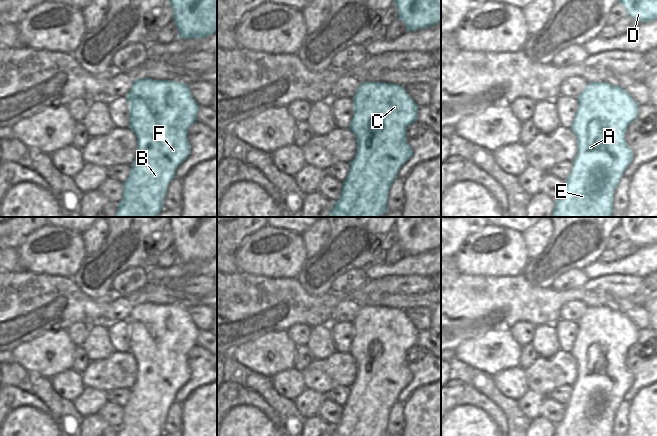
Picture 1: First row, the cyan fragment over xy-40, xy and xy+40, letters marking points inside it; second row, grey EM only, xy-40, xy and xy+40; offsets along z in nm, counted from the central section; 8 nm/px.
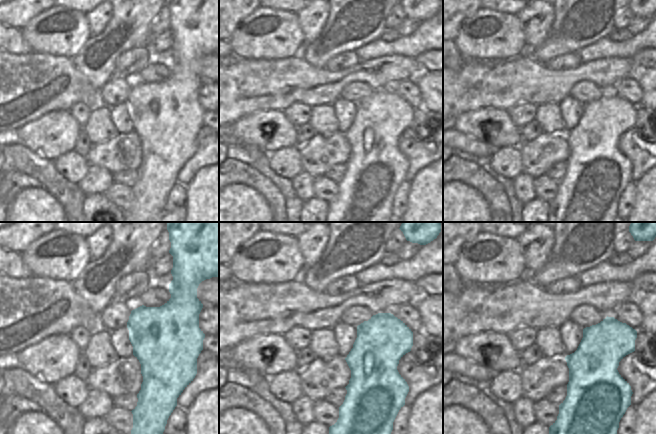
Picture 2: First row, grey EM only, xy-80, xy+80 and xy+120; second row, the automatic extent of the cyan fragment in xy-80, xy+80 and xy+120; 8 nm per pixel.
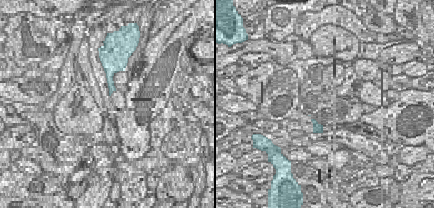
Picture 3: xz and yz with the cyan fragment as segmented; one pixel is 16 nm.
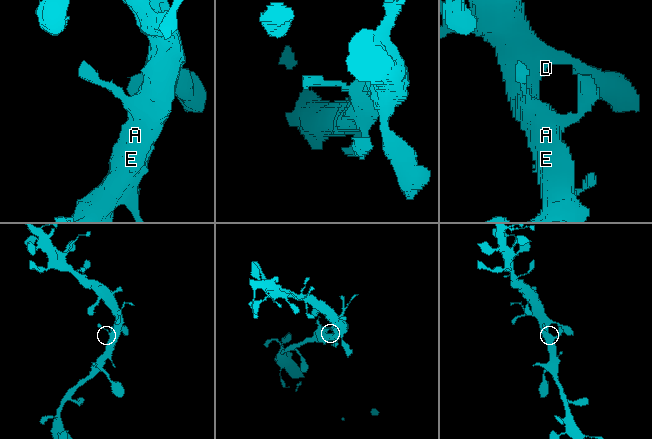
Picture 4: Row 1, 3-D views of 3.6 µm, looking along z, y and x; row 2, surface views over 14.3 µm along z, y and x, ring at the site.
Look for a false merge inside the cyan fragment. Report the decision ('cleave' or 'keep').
keep

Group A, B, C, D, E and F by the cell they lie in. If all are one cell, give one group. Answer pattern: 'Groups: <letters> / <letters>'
Groups: A B C D E F.

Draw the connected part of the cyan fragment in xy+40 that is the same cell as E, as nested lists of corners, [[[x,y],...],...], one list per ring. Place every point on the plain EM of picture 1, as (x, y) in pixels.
[[[589,306],[577,325],[579,331],[571,349],[571,355],[577,361],[577,379],[565,406],[565,415],[555,424],[553,436],[613,436],[615,413],[625,393],[633,385],[633,375],[625,365],[625,357],[627,351],[637,344],[639,329],[622,311],[606,306]]]

